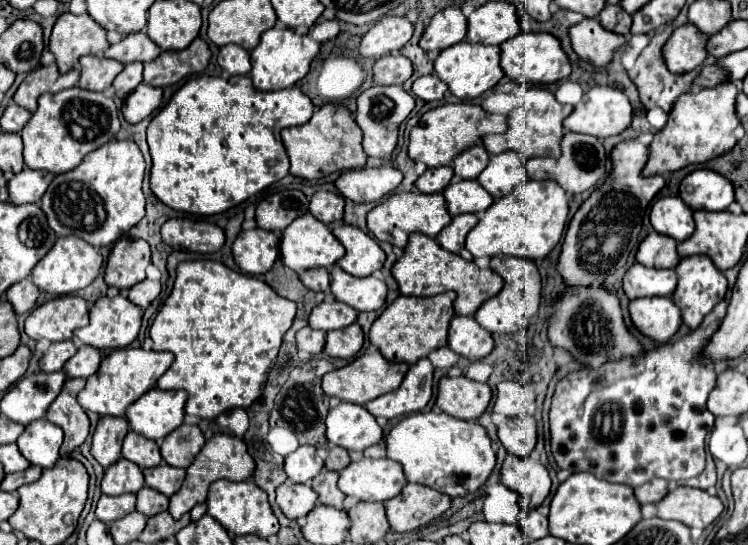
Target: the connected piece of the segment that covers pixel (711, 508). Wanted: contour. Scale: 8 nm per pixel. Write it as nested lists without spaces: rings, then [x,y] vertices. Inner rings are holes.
[[[676,486],[664,500],[656,504],[656,516],[664,520],[678,520],[688,528],[708,528],[724,510],[718,496],[710,496],[704,490]]]

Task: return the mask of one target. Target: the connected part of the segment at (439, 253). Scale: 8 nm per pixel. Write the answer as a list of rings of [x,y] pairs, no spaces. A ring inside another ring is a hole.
[[[412,234],[404,250],[404,256],[392,268],[394,278],[398,280],[400,292],[406,296],[434,296],[448,290],[454,290],[458,296],[454,300],[454,312],[460,316],[472,316],[480,304],[502,290],[504,280],[490,268],[482,270],[474,262],[464,260],[460,254],[446,252],[440,244],[426,234]]]

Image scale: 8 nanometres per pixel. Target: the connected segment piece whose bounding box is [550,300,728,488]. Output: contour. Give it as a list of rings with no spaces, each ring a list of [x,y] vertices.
[[[722,300],[704,318],[704,322],[696,330],[692,330],[690,336],[686,336],[686,338],[682,338],[674,344],[664,344],[664,346],[660,346],[660,350],[658,348],[650,350],[640,358],[624,358],[624,360],[618,360],[618,362],[608,362],[608,364],[600,366],[598,370],[580,368],[578,372],[572,372],[564,380],[560,380],[558,386],[556,386],[556,392],[554,392],[554,398],[552,398],[552,410],[550,410],[550,446],[552,446],[552,454],[554,454],[556,464],[564,470],[570,470],[570,472],[594,472],[602,480],[616,482],[616,484],[628,484],[632,488],[640,486],[644,482],[650,482],[652,478],[664,478],[664,480],[676,480],[678,482],[678,480],[688,480],[688,478],[698,476],[704,470],[704,456],[706,456],[704,438],[706,438],[706,432],[714,426],[714,414],[706,408],[706,398],[708,398],[710,390],[716,384],[716,370],[712,366],[700,364],[698,354],[700,354],[700,348],[704,348],[704,344],[712,336],[712,332],[720,326],[722,318],[726,316],[726,308],[728,308],[728,300]]]

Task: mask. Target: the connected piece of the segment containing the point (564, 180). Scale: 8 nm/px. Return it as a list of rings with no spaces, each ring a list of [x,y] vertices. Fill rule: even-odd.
[[[566,132],[560,146],[562,146],[560,158],[530,158],[526,162],[528,176],[532,180],[556,180],[568,194],[580,194],[588,188],[598,186],[606,178],[608,156],[600,138],[588,136],[588,134]]]

